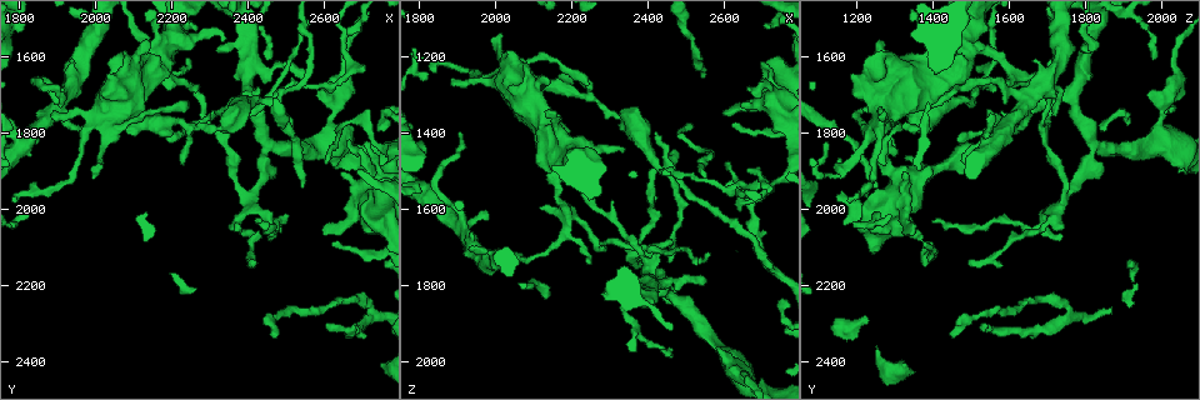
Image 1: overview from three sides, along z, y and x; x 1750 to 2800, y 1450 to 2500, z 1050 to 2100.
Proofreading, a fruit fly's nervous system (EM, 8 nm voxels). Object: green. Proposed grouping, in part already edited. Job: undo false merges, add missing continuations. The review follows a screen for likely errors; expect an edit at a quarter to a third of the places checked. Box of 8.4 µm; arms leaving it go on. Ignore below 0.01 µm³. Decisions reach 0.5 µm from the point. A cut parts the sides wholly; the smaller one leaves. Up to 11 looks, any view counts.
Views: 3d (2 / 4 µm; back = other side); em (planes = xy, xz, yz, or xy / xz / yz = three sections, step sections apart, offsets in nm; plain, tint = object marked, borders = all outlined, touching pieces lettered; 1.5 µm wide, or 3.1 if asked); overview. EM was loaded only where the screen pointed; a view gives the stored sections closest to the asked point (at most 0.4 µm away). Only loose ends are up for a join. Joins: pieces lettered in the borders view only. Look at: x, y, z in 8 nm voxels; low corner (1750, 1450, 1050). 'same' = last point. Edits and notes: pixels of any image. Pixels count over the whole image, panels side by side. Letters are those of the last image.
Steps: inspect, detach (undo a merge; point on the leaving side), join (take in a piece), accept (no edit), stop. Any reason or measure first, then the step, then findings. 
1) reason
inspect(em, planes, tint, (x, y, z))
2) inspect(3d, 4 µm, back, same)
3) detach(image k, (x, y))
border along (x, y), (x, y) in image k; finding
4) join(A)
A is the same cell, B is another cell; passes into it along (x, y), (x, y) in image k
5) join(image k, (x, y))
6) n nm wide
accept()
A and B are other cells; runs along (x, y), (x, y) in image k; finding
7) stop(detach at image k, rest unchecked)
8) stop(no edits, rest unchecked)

abrupt turn
inspect(em, planes, tint, (1845, 1665, 1530))

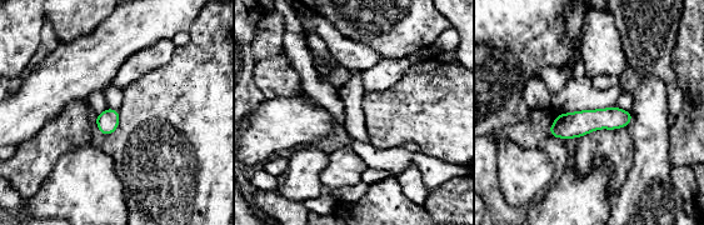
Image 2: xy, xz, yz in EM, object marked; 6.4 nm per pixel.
what lies round it
inspect(em, planes, borders, same)

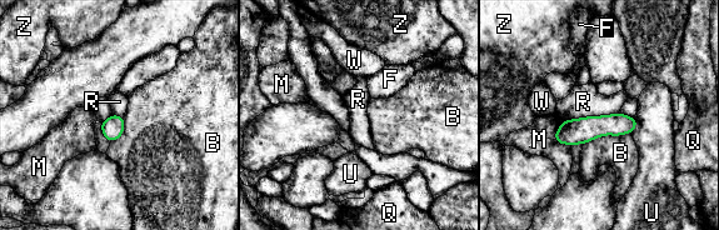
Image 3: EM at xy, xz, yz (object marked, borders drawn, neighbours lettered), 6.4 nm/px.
accept()
B, F, M, Q, R, U, W and Z are other cells; all the same neuron

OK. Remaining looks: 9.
sharp bend
inspect(em, xz, step 8, tint, (2265, 1700, 1705))

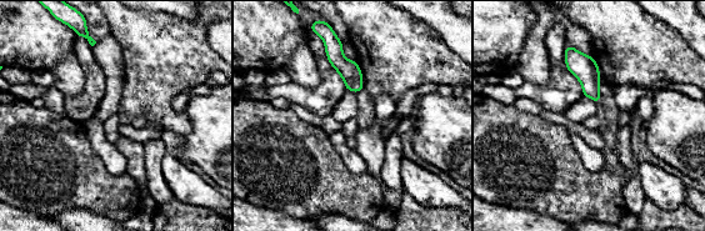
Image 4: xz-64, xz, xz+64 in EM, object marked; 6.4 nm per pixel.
inspect(em, planes, borders, same)

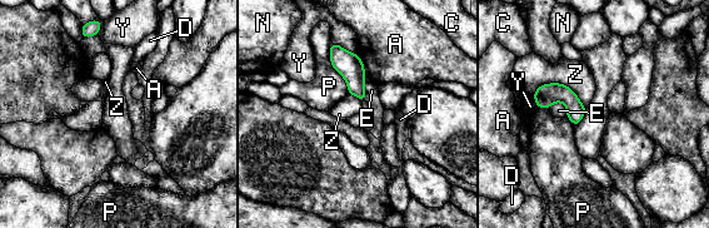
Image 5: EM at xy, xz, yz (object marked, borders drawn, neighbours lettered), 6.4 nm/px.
accept()
A, C, D, E, N, P, Y and Z are other cells; border along (533, 93), (563, 83), (585, 108) in image 5; continuous, no second neuron

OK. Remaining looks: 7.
sharp bend
inspect(3d, 4 µm, (2665, 1770, 1580))

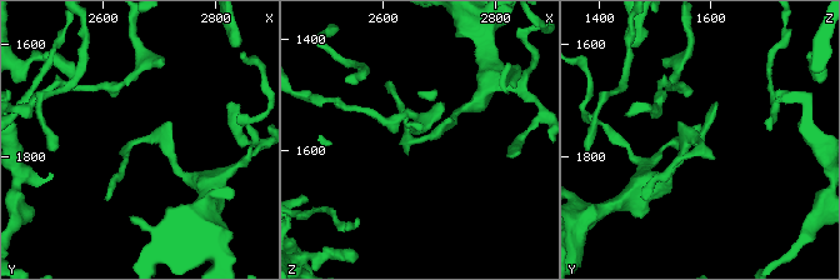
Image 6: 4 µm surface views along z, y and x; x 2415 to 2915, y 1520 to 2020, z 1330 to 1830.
need the tissue
inspect(em, planes, borders, (2665, 1770, 1580))

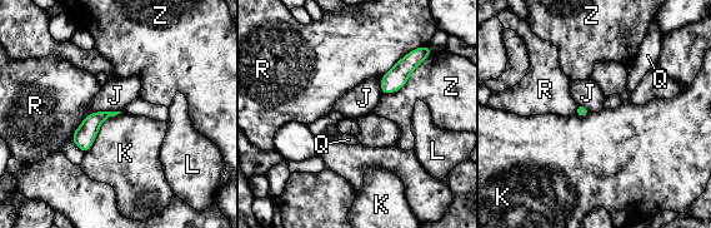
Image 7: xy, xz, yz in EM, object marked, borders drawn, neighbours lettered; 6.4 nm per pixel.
accept()
J, K, L, Q, R and Z are other cells; border along (120, 110), (98, 110), (85, 118) in image 7; continuous, no second neuron

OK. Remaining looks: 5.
narrows sharply
inspect(em, xz, step 4, tint, (2520, 1805, 1165))

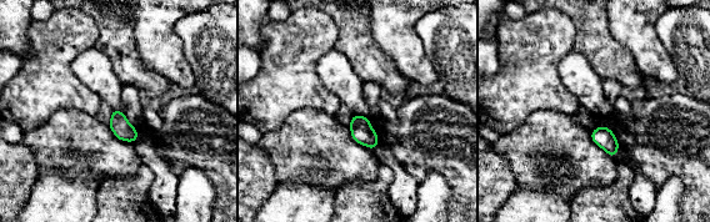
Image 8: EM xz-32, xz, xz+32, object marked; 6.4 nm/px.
another direction
inspect(em, planes, borders, same)

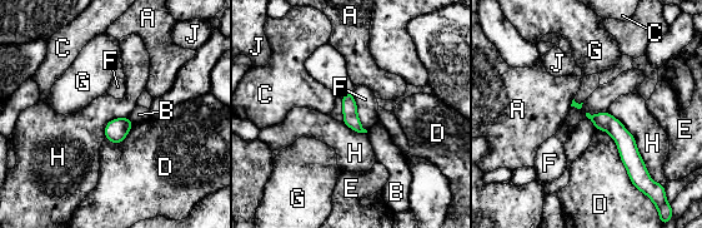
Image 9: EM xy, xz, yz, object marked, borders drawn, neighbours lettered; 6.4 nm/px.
accept()
A, B, C, D, E, F, G, H and J are other cells; border along (351, 93), (356, 115), (366, 130) in image 9; one neuron here

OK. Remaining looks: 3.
thick turns thin
inspect(em, planes, tint, (2095, 1610, 1275))

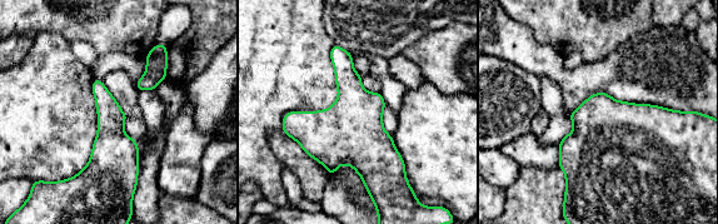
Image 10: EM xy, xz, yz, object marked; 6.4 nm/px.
inspect(em, planes, borders, same)

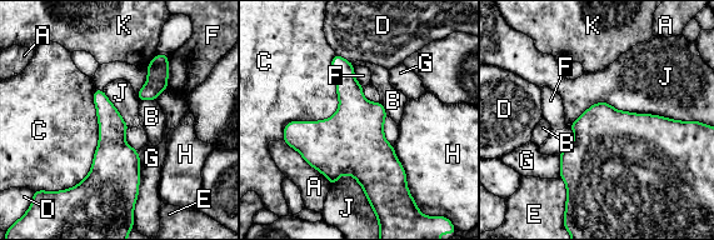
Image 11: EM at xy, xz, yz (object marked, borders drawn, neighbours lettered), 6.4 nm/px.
420 nm wide; J touches over 750 nm
accept()
A, B, C, D, E, F, G, H, J and K are other cells; all the same neuron

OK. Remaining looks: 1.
stop(no edits, rest unchecked)

